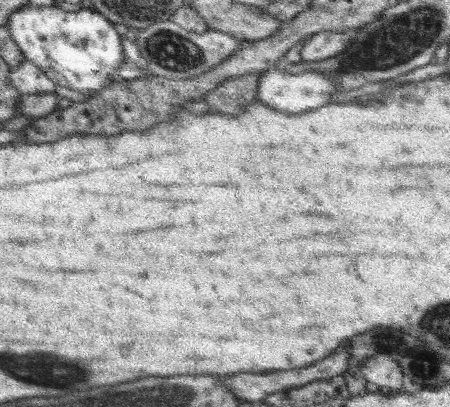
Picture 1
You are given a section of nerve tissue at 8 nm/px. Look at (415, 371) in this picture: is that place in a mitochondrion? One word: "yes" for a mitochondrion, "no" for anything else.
yes

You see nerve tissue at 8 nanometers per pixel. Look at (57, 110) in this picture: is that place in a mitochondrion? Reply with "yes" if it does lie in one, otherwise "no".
no

